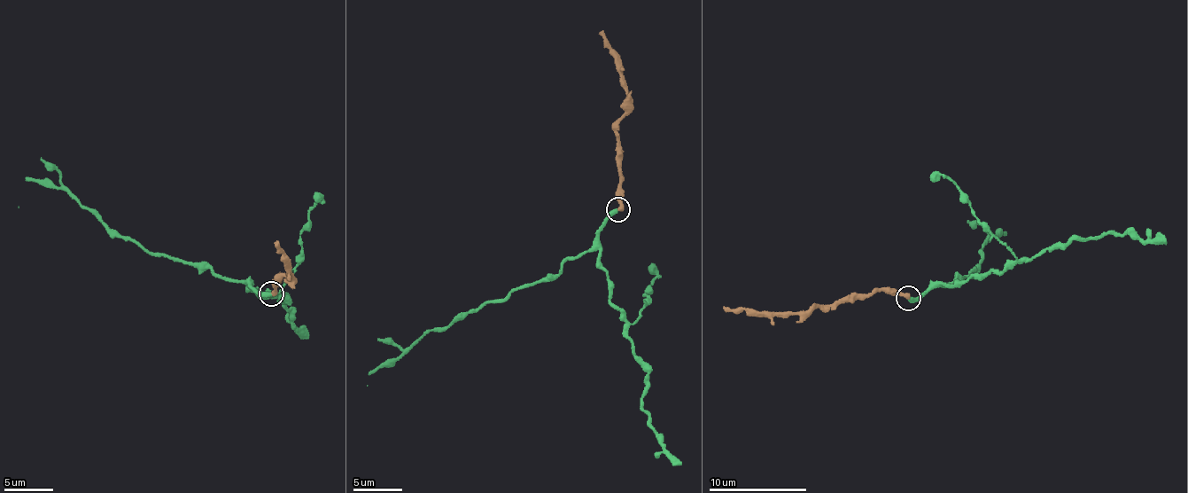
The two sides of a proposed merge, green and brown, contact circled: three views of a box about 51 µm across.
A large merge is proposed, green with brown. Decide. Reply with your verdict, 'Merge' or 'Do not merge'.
Do not merge

